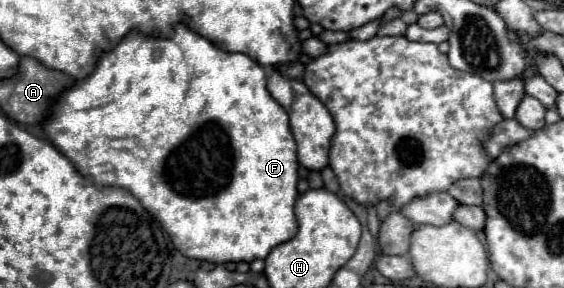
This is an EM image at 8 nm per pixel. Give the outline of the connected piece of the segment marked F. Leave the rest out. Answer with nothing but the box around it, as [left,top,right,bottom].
[43,25,299,263]

